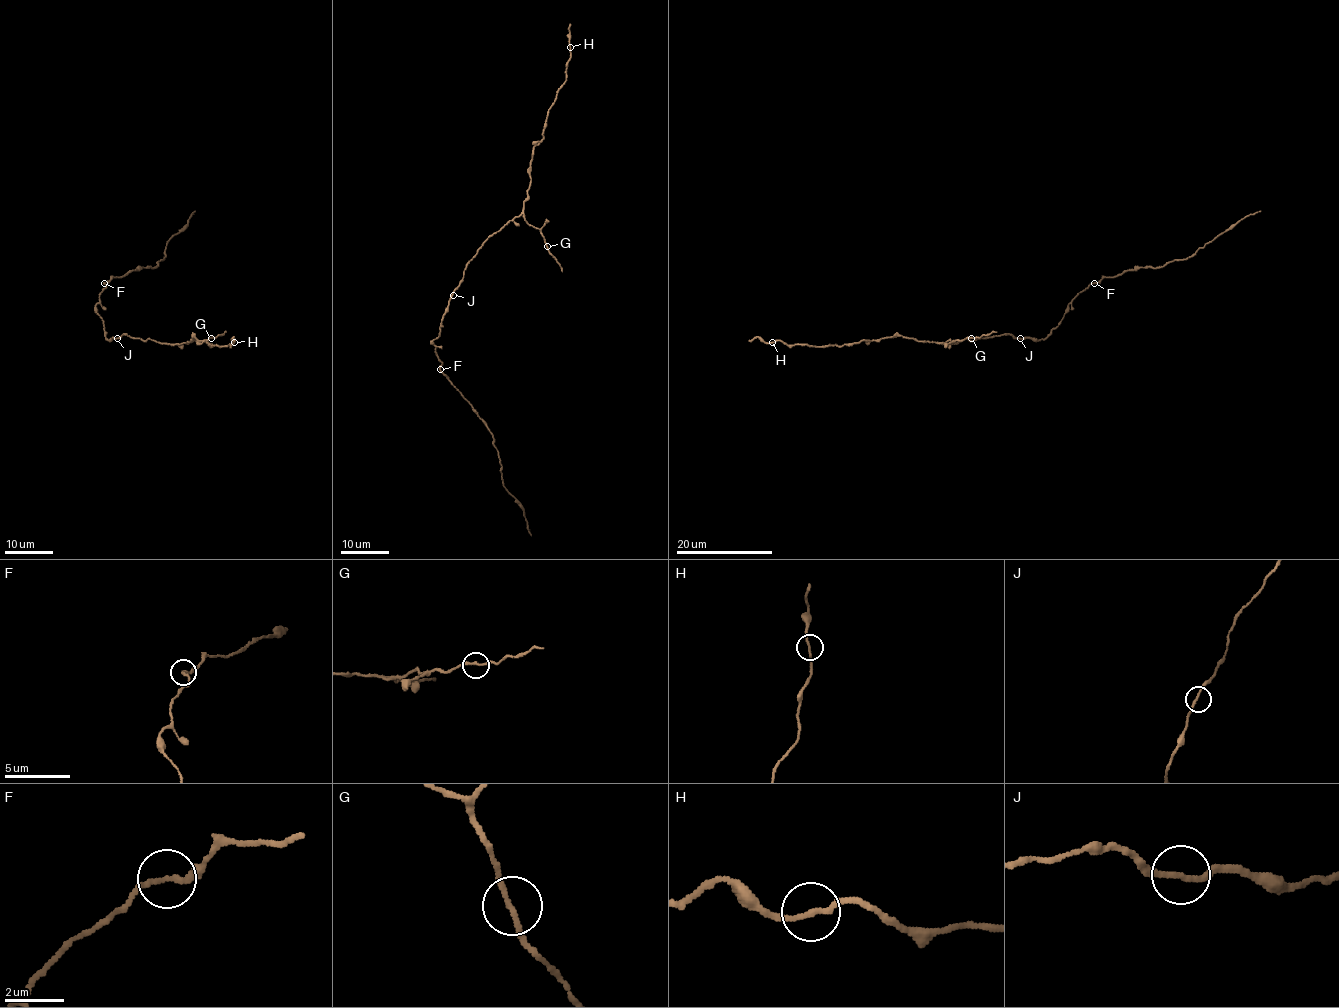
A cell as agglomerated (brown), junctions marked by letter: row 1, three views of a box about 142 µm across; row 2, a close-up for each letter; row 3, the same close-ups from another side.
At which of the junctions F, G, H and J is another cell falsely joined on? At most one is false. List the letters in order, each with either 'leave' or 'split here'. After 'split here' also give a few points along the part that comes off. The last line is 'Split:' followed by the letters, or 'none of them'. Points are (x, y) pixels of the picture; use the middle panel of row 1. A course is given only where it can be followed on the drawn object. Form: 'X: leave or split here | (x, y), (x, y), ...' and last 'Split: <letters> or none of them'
F: leave
G: leave
H: leave
J: leave
Split: none of them

